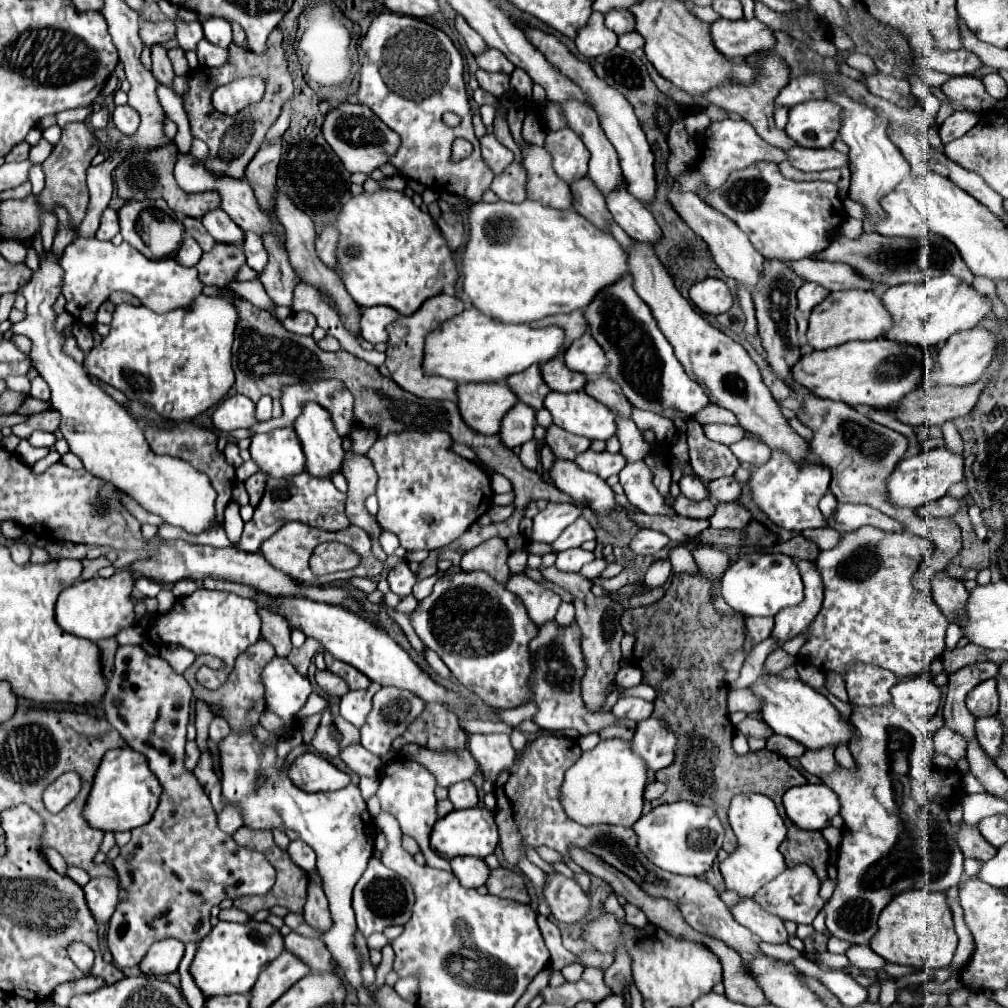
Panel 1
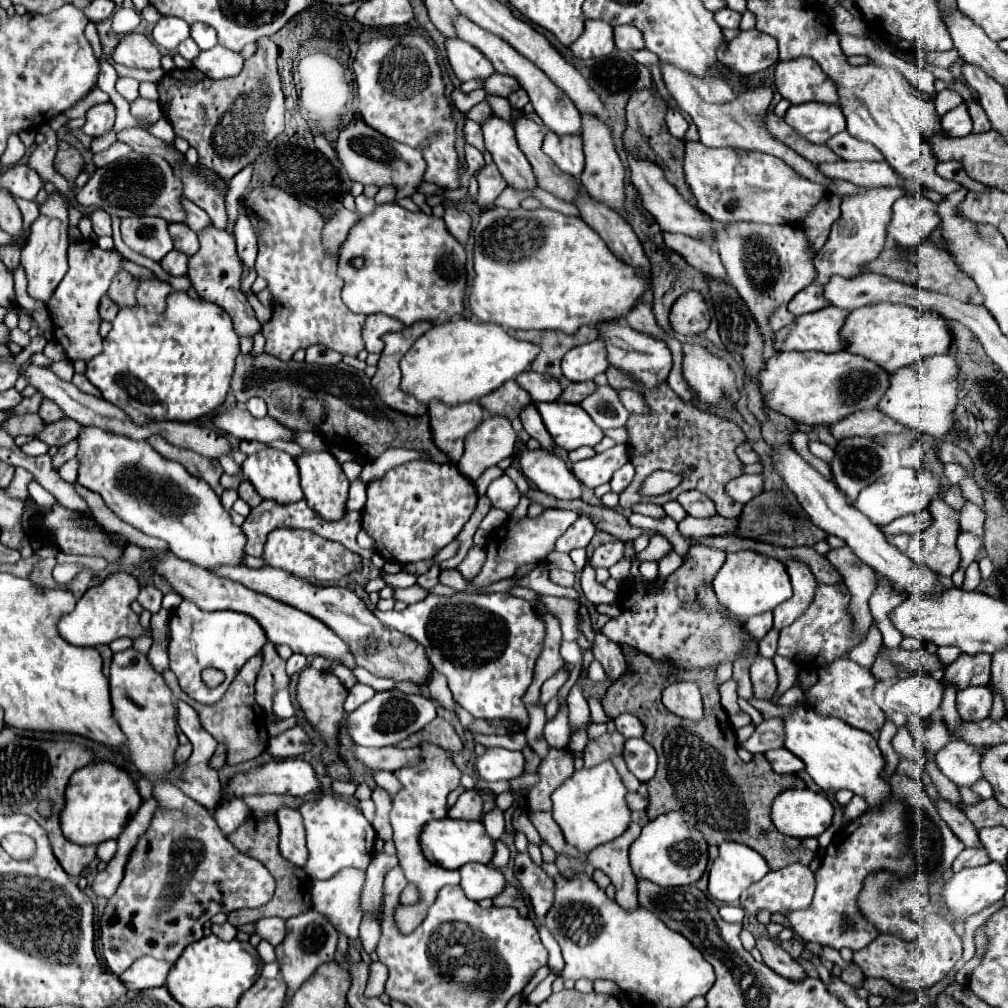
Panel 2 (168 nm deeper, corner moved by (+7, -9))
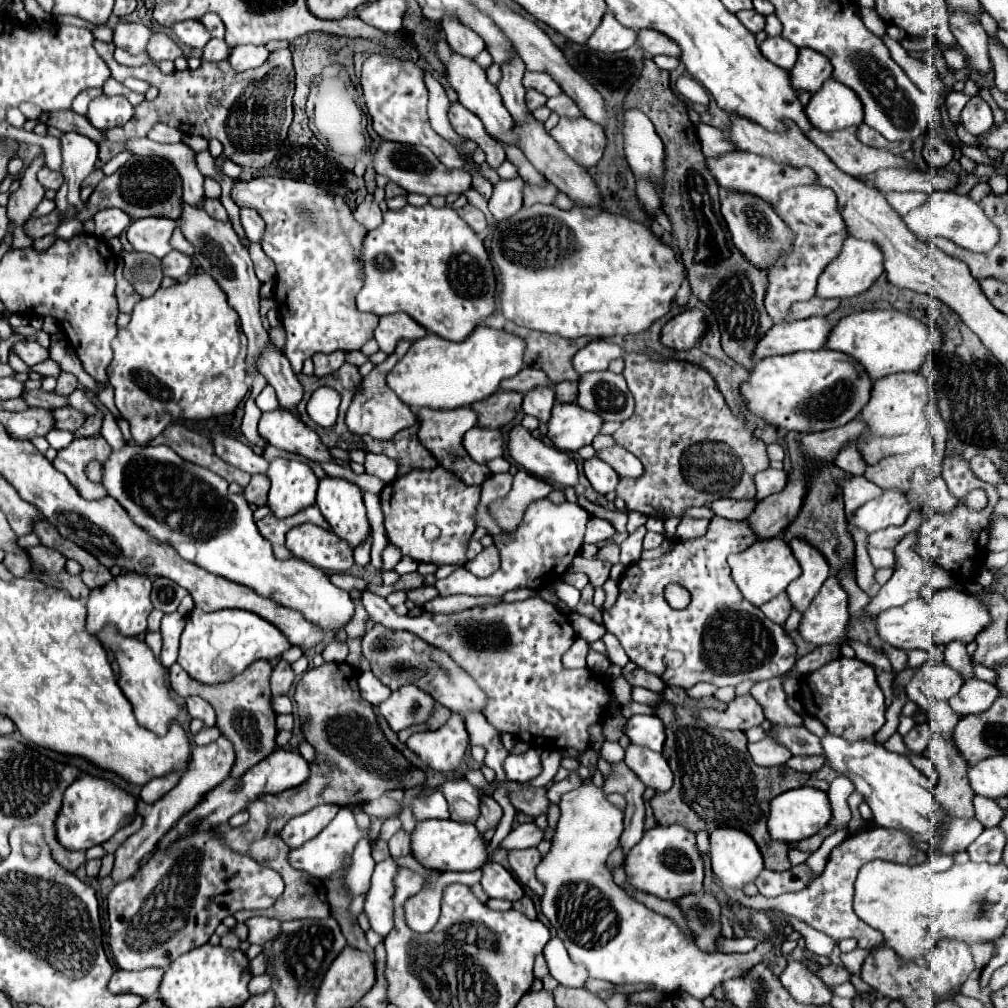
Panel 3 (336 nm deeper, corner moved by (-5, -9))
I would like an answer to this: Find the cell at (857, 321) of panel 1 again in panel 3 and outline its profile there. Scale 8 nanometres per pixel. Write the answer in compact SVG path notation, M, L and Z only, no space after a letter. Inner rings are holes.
M807 317L789 323L777 323L761 339L755 349L755 357L787 355L795 351L819 351L825 349L833 325L827 317Z

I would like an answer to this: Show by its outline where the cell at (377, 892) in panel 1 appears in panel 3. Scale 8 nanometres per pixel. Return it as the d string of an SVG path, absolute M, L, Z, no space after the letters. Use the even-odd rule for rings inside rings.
M397 831L391 841L389 841L389 849L391 849L391 857L399 859L411 853L411 835L407 831Z

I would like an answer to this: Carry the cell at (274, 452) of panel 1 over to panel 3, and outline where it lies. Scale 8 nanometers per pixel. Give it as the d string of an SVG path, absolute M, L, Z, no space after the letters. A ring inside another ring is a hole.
M277 457L269 463L267 477L271 481L267 507L277 517L289 517L315 503L317 477L307 463Z

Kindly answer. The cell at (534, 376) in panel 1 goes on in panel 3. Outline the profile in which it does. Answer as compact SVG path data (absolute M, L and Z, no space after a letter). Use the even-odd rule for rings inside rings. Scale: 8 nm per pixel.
M497 391L491 397L477 401L471 409L479 415L479 425L489 429L499 429L509 425L519 413L523 403L523 393L519 391Z

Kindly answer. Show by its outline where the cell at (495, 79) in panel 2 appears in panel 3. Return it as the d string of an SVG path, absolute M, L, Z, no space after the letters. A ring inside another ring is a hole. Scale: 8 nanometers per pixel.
M525 71L525 75L523 75L523 87L525 89L541 91L547 97L553 97L553 95L559 95L561 93L559 85L549 75L537 73L537 71Z

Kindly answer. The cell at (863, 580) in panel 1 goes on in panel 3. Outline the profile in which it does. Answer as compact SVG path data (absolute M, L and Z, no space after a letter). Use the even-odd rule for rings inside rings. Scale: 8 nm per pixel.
M831 575L823 583L819 595L813 599L811 607L803 613L799 633L803 641L815 647L827 643L839 645L847 641L847 617L847 593Z

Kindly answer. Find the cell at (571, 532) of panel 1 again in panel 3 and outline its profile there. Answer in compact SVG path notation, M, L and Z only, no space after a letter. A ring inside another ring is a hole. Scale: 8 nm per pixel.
M591 517L587 523L587 533L585 533L585 543L601 543L607 541L609 537L613 537L615 529L609 521L599 519L599 517Z

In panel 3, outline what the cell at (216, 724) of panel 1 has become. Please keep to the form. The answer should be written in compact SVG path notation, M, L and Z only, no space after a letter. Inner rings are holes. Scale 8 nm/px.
M219 737L217 741L213 741L211 745L205 747L193 747L191 749L191 761L187 771L183 773L179 785L175 789L171 789L167 795L163 795L157 803L147 805L147 803L139 803L139 815L143 817L143 827L133 835L131 835L117 851L115 851L115 867L111 873L111 879L115 883L121 883L129 877L133 877L137 873L137 869L141 867L141 861L153 853L157 849L157 843L161 841L161 837L165 835L174 825L185 815L189 813L193 807L197 807L201 803L201 799L219 783L223 783L229 773L231 767L235 763L235 753L233 753L233 745L225 739Z

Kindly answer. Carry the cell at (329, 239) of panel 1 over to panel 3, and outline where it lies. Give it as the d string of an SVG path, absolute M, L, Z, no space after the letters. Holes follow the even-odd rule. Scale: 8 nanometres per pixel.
M361 203L355 211L353 211L357 223L361 223L365 229L377 229L383 221L381 217L381 209L377 203Z

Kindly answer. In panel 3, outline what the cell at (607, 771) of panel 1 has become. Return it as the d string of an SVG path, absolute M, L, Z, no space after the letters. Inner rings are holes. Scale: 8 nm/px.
M593 781L565 793L559 809L561 819L551 851L537 867L537 879L545 885L541 911L565 943L573 963L583 965L589 977L615 985L647 983L665 995L689 993L705 999L725 979L745 973L773 949L775 939L767 937L751 953L709 955L673 919L647 909L615 885L611 873L605 869L605 859L619 845L625 813L609 803L605 791Z

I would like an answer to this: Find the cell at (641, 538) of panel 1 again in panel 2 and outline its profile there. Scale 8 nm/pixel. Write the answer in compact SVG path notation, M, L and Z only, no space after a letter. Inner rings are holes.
M613 541L613 543L605 543L601 547L595 549L595 553L589 559L589 565L593 569L605 567L609 569L611 565L615 565L619 559L623 559L623 543L621 541Z

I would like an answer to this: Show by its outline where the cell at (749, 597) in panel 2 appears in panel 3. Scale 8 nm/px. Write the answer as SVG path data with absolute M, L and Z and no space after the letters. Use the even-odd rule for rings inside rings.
M781 537L755 541L749 549L745 549L737 555L731 555L729 567L731 567L731 577L733 577L735 585L739 587L741 595L755 607L761 607L761 605L769 603L771 599L775 599L777 595L785 593L787 585L793 579L799 579L799 575L801 575L801 567L797 563L797 559L793 557L789 545L783 543Z

